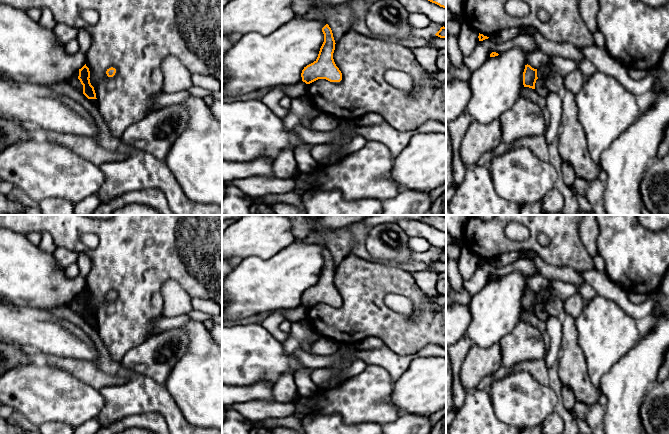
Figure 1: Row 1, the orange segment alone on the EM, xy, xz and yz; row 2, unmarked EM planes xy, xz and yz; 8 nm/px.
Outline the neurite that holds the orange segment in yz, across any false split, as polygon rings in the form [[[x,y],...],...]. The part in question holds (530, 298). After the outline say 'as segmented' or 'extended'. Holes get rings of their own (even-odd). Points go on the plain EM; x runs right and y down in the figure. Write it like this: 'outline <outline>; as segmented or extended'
outline [[[525,289],[523,296],[523,309],[524,311],[529,311],[535,313],[535,307],[537,301],[537,293],[532,292],[530,289]]]; as segmented

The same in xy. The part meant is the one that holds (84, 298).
outline [[[85,288],[81,293],[79,293],[79,300],[78,300],[78,303],[83,309],[83,318],[88,323],[97,323],[94,311],[91,309],[89,302],[90,302],[90,295]]]; as segmented

